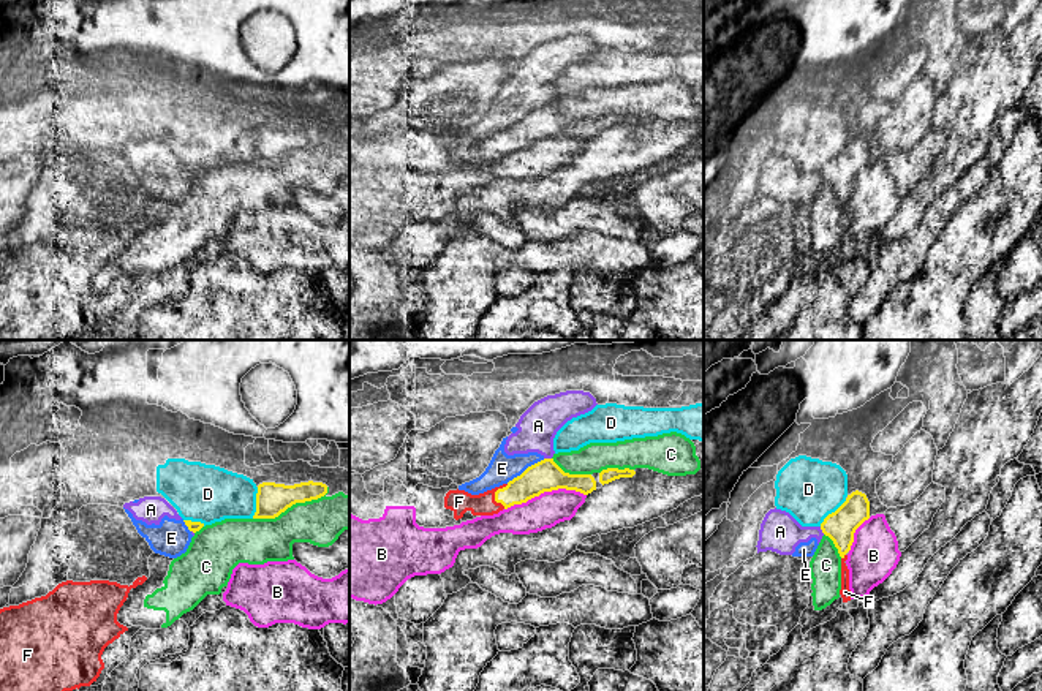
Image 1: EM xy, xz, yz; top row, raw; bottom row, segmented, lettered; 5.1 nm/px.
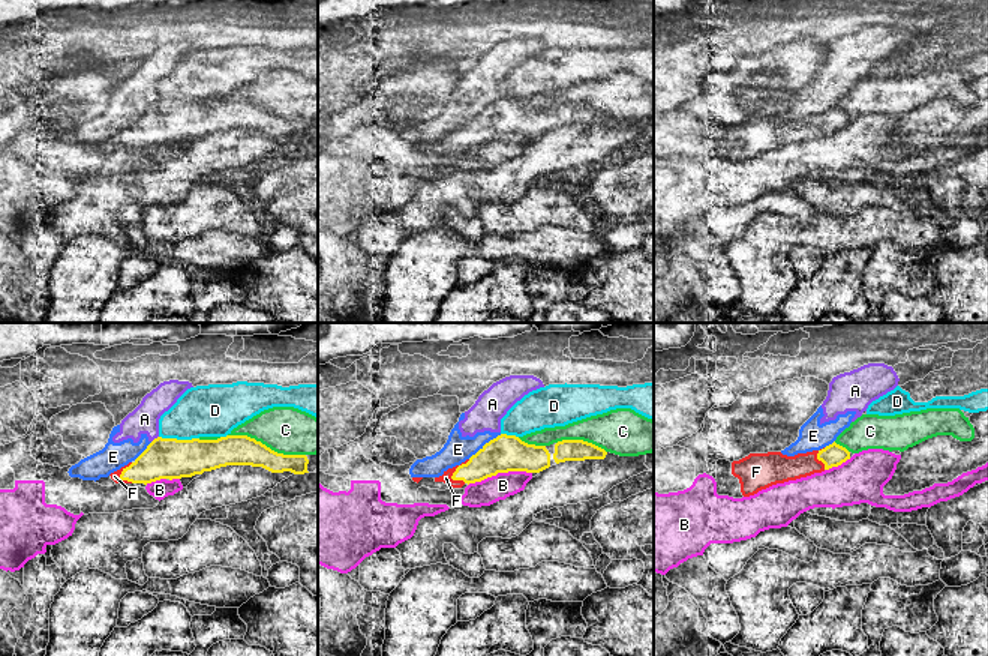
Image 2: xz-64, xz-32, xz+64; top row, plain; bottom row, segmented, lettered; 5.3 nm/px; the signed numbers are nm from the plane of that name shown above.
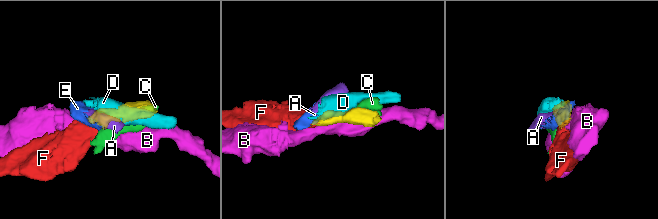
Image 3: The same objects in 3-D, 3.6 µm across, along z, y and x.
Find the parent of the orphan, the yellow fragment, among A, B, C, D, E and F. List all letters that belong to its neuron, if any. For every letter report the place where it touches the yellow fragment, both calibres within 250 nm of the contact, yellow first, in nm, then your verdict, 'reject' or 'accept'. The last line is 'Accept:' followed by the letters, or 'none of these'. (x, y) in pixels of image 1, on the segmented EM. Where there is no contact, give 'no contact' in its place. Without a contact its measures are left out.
A: xz (547, 459) | 160/200 nm | reject
B: xz (544, 490) | 160/170 nm | reject
C: xy (291, 505) | 160/240 nm | reject
D: xy (256, 503) | 160/300 nm | reject
E: xz (527, 468) | 160/140 nm | reject
F: xz (495, 495) | 150/120 nm | accept
Accept: F

